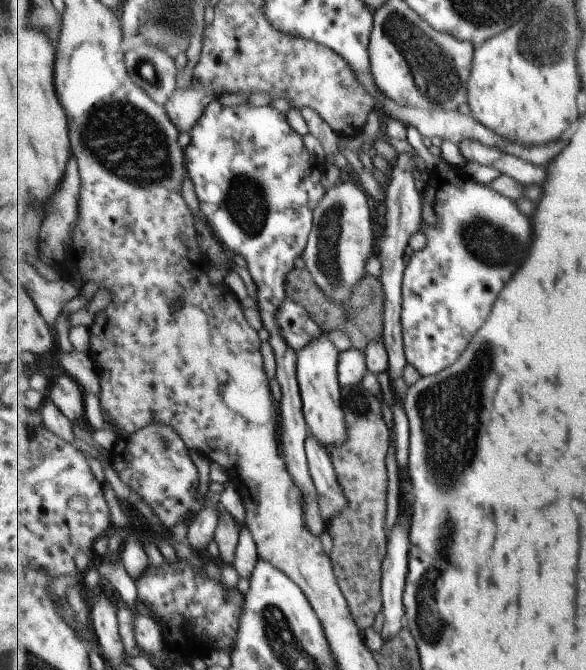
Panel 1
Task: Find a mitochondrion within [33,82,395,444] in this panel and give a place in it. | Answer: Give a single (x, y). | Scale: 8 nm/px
(129, 144)

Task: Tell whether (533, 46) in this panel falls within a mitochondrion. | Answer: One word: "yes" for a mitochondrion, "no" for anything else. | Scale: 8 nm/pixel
yes

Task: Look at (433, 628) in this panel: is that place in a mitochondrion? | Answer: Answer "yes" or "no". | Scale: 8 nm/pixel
yes

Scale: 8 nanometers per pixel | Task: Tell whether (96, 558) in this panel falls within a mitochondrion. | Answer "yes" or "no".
no

